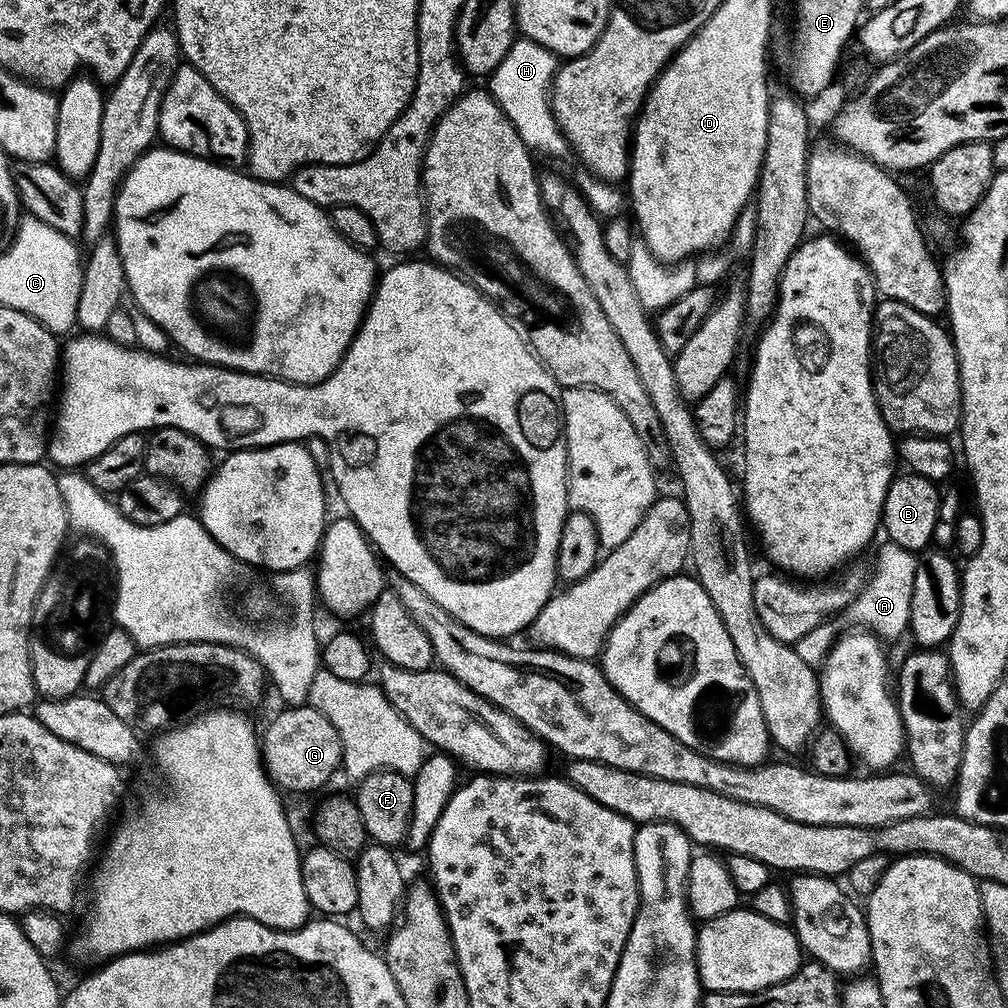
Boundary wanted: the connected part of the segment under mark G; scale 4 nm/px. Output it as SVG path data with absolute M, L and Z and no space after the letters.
M309 706L288 708L278 713L262 732L260 754L268 779L277 789L285 793L316 792L336 771L341 771L343 742L339 730L318 709Z

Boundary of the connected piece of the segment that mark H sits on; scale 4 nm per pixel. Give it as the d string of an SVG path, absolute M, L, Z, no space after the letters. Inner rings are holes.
M517 38L510 50L506 50L506 58L502 58L500 65L492 71L490 91L506 118L510 118L514 130L518 130L526 147L533 153L541 152L544 156L560 160L564 155L569 155L570 149L568 139L562 134L552 113L550 93L557 67L558 57L555 52L546 50L546 46L533 40Z

